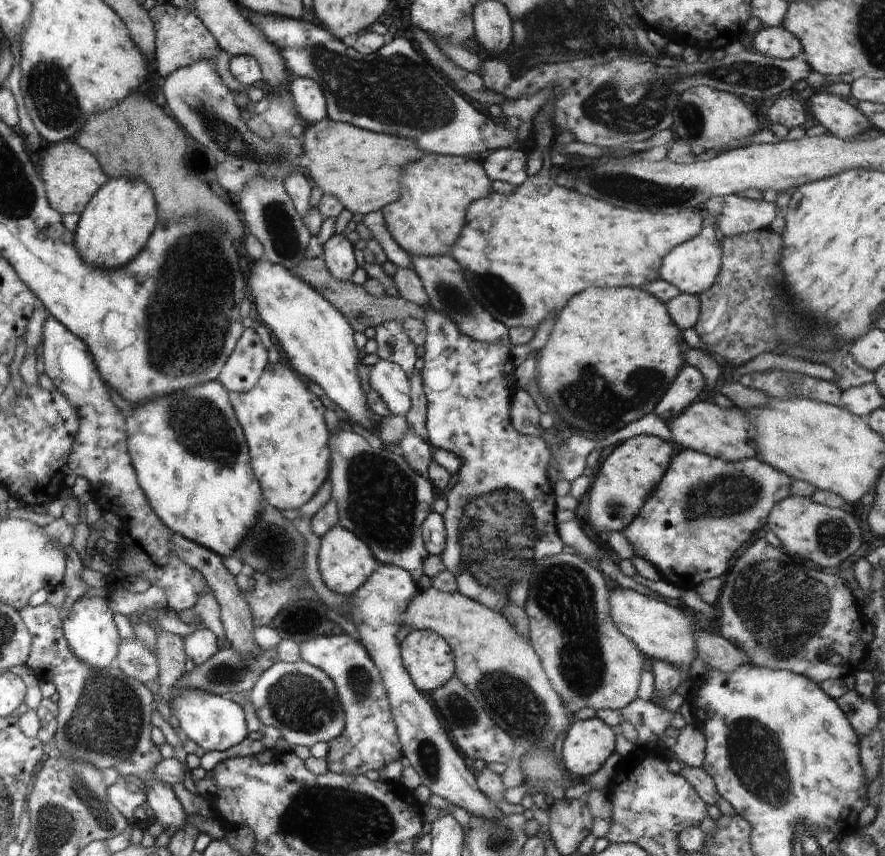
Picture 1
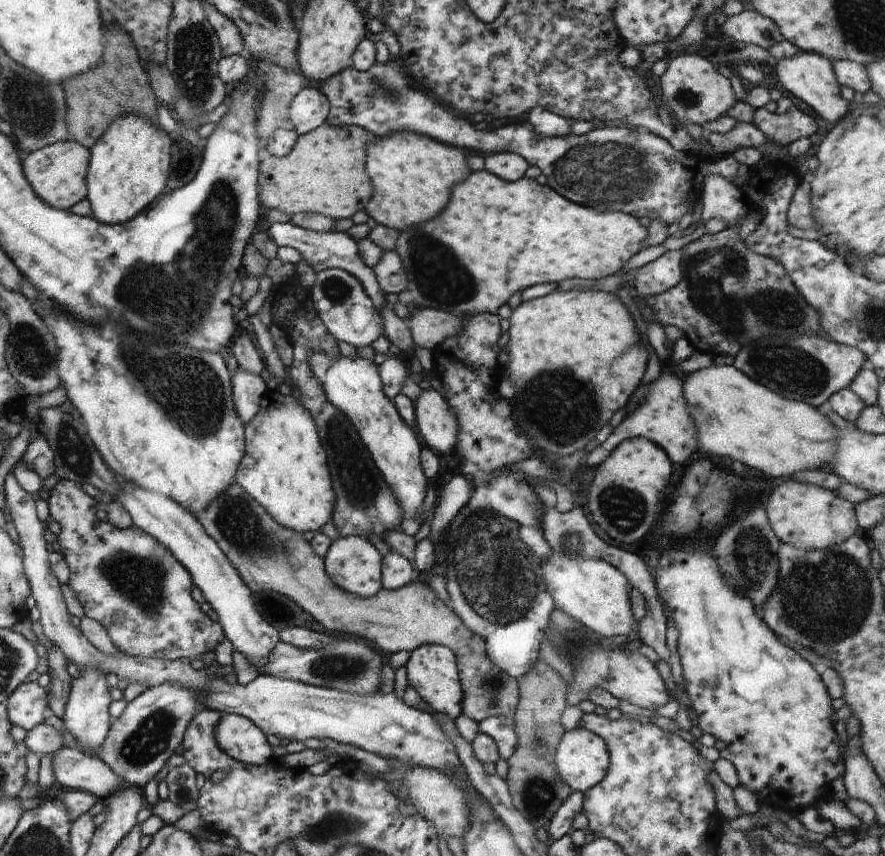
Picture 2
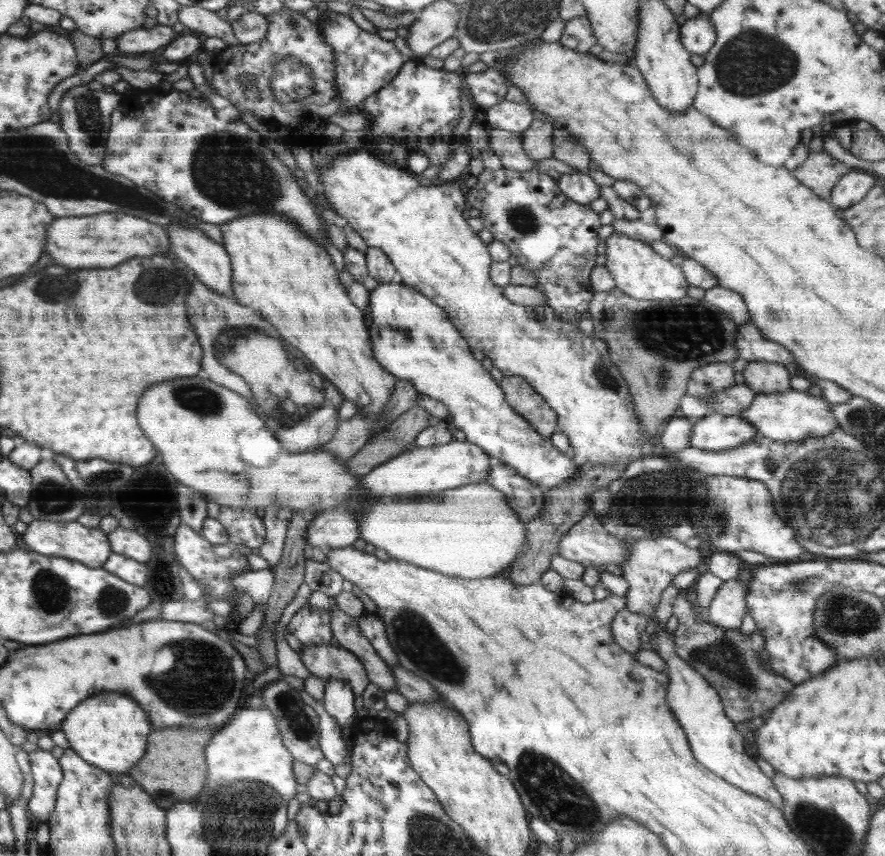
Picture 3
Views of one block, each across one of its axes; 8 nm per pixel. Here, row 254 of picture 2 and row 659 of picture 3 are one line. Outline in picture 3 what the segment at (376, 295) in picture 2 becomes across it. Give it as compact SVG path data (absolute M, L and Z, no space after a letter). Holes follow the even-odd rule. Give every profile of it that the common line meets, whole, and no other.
M303 645L299 655L308 672L324 680L334 678L347 682L356 697L371 683L362 661L344 647Z

